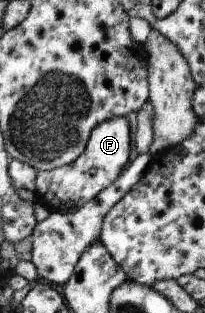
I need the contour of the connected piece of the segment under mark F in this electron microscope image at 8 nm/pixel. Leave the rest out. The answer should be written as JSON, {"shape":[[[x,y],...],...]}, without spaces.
{"shape":[[[116,116],[99,123],[91,131],[80,157],[77,157],[71,164],[37,172],[35,203],[40,202],[45,205],[51,213],[70,212],[86,205],[87,201],[96,197],[101,190],[106,189],[120,177],[122,169],[130,161],[130,149],[132,149],[132,143],[130,143],[127,118]]]}

